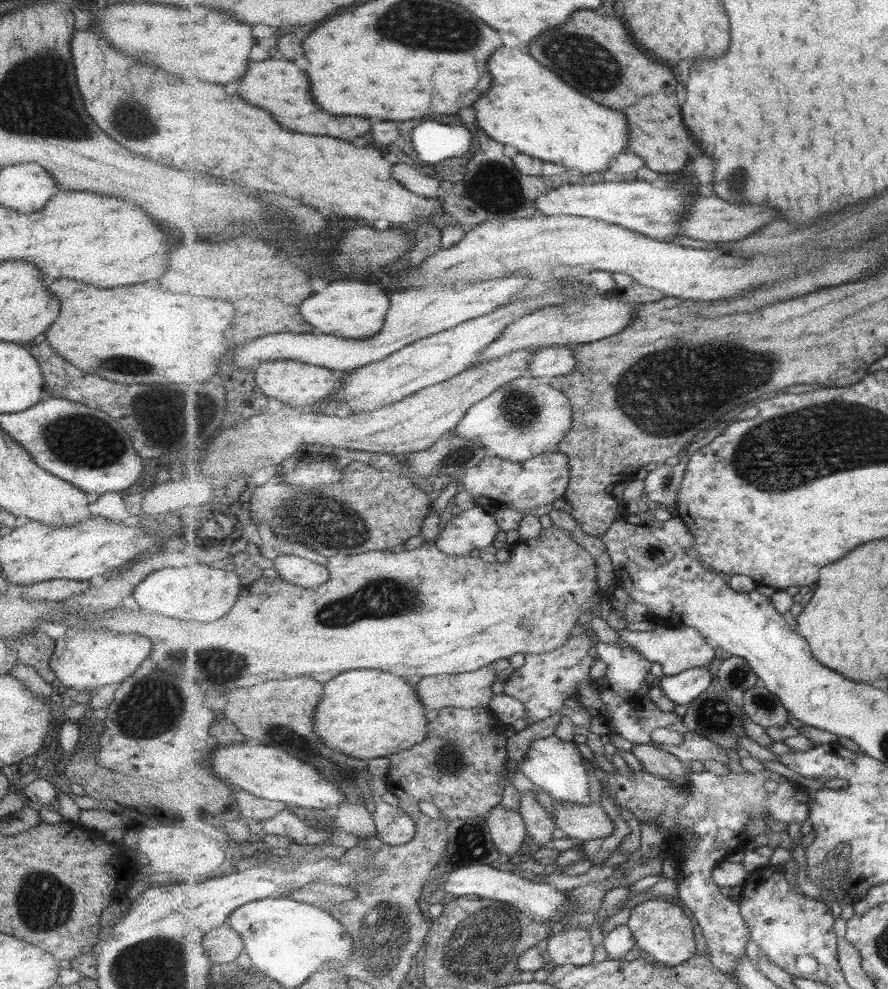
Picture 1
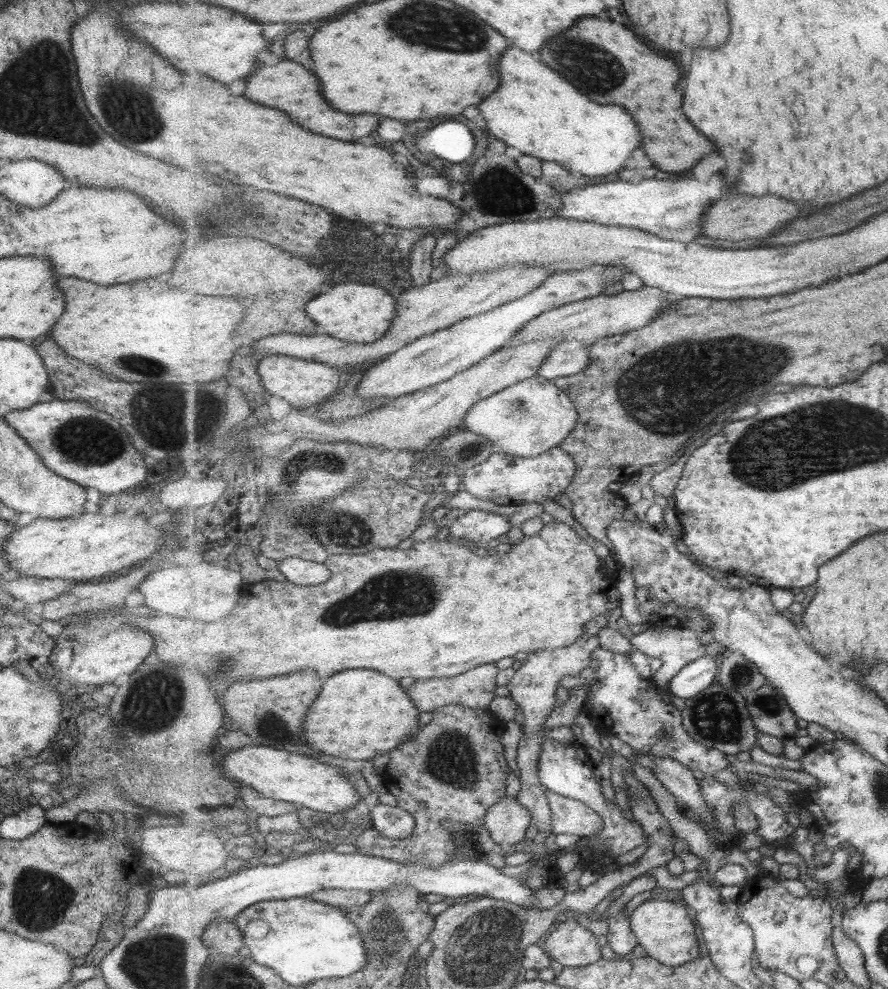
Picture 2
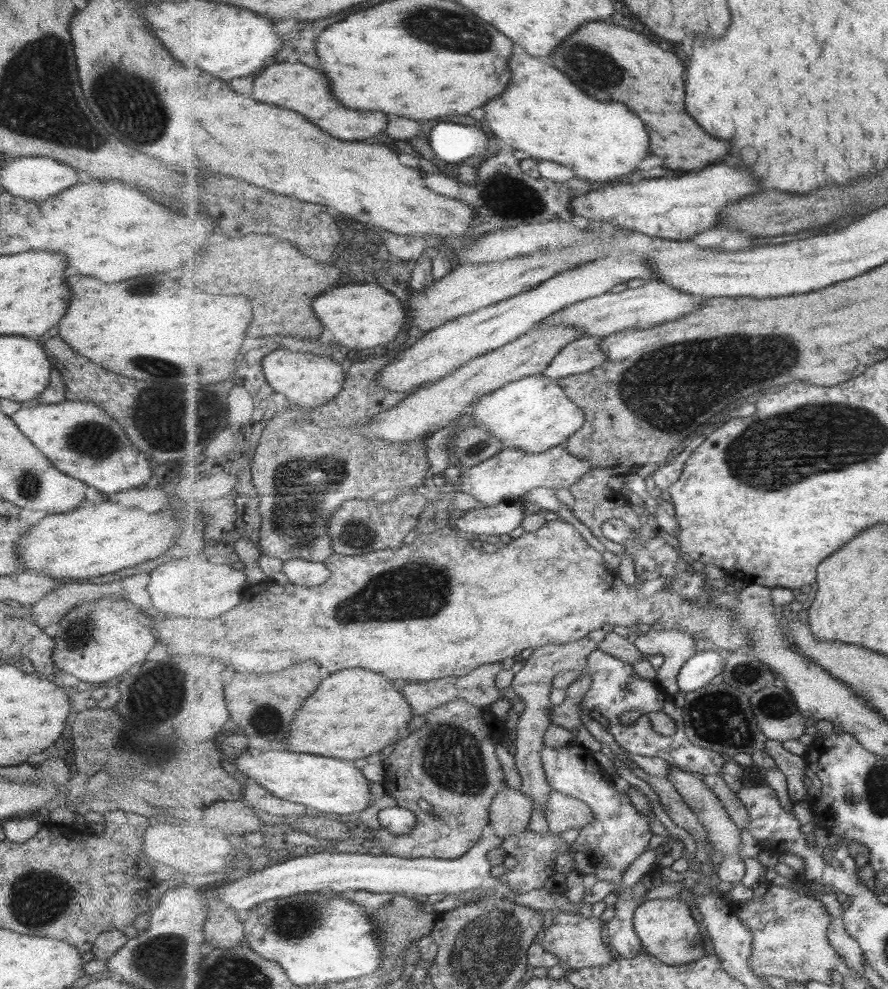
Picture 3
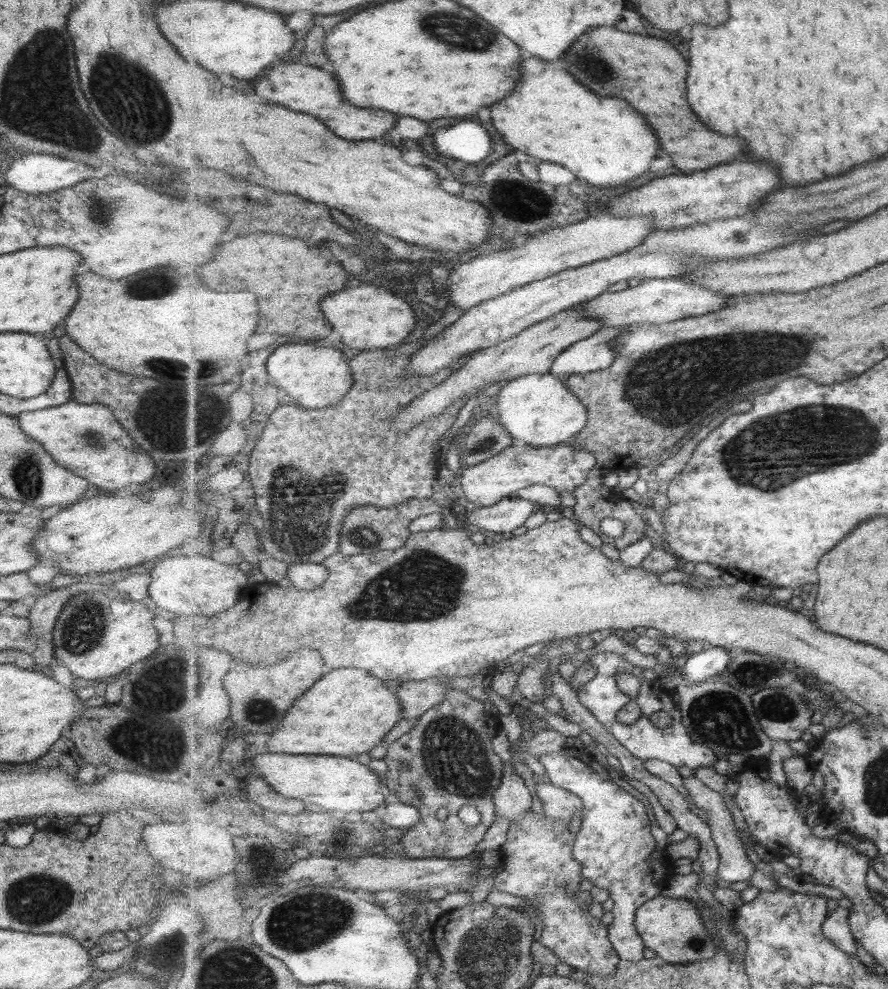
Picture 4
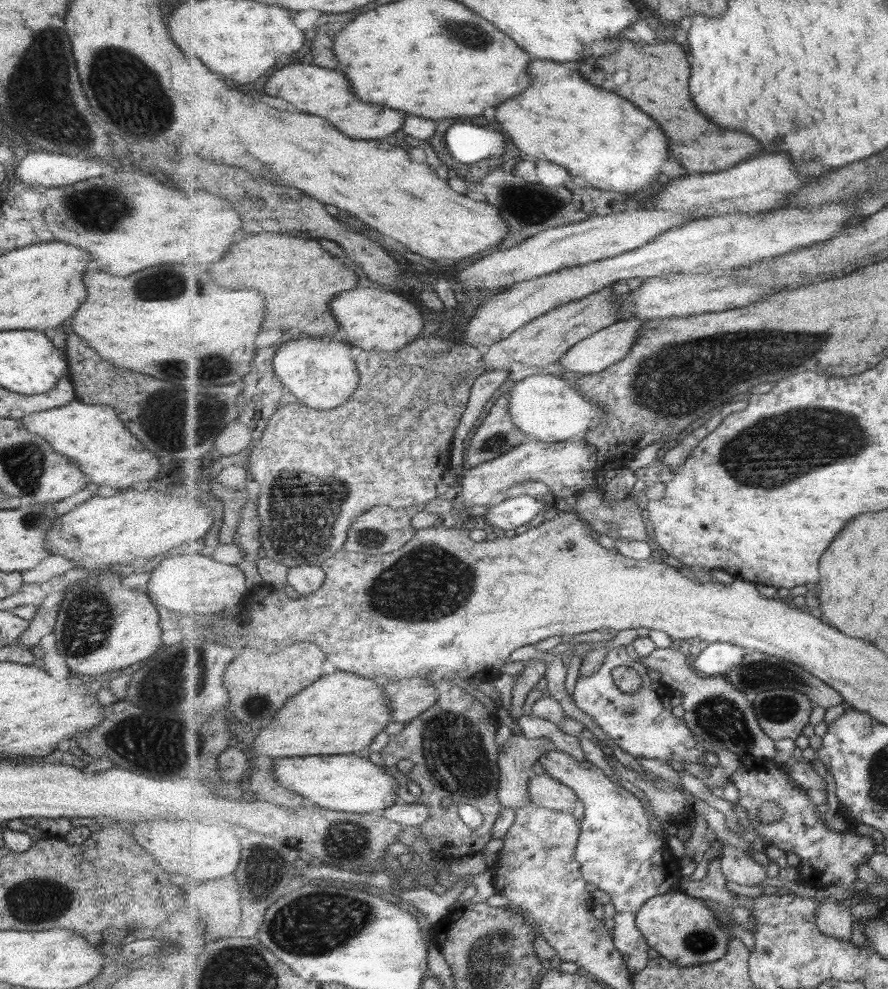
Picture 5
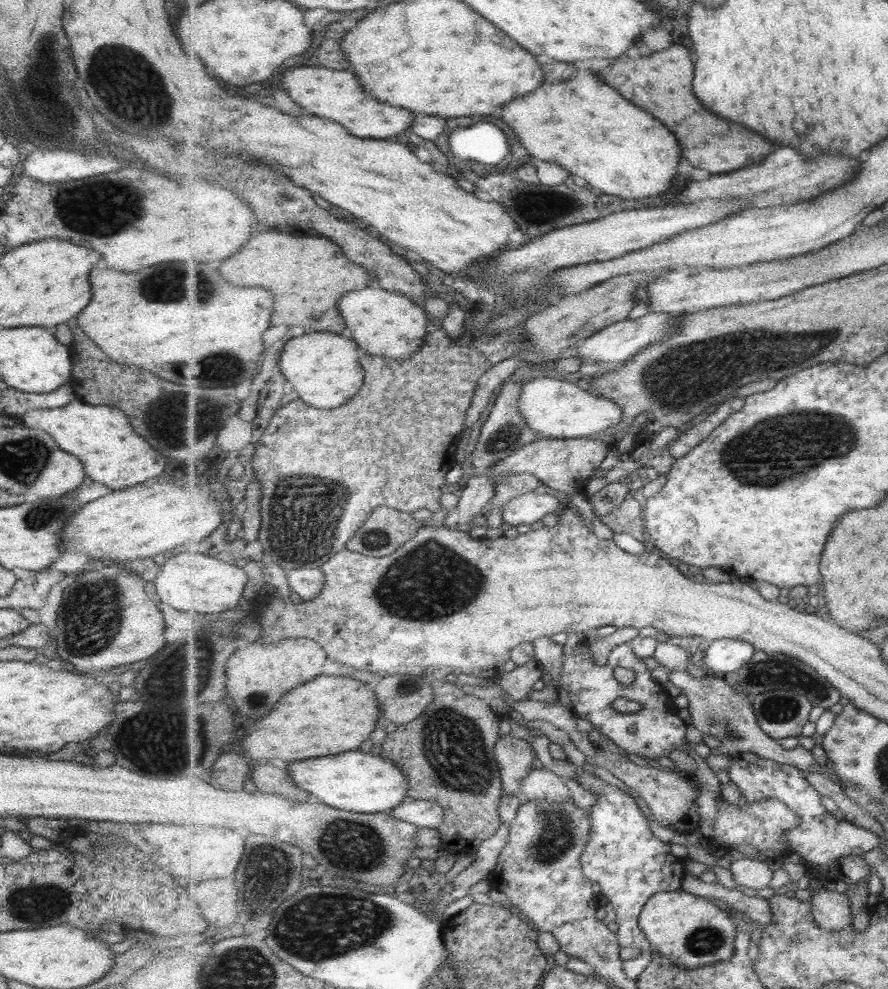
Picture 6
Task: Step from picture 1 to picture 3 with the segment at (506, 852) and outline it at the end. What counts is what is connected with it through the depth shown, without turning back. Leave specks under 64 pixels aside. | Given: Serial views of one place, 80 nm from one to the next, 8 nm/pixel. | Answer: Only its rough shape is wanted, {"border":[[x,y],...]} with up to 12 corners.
{"border":[[505,787],[493,801],[489,828],[503,839],[531,822],[532,798]]}

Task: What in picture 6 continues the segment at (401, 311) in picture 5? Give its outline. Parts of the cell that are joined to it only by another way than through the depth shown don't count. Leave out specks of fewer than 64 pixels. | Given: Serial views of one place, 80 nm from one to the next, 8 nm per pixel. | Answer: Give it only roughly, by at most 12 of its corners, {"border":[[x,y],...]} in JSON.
{"border":[[345,294],[340,311],[361,350],[409,360],[432,322],[410,296]]}

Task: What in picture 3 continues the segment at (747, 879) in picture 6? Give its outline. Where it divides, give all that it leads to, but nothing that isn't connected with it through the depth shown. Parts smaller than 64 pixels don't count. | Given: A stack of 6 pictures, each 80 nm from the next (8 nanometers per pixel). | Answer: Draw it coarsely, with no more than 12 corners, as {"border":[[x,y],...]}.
{"border":[[672,765],[666,776],[707,829],[716,881],[745,876],[742,830],[715,792]]}

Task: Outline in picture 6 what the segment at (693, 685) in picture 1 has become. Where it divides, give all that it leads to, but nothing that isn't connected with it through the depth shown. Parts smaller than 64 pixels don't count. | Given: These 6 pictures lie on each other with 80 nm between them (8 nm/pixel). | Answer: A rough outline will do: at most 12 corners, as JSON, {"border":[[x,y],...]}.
{"border":[[741,638],[710,642],[703,666],[728,676],[757,647]]}

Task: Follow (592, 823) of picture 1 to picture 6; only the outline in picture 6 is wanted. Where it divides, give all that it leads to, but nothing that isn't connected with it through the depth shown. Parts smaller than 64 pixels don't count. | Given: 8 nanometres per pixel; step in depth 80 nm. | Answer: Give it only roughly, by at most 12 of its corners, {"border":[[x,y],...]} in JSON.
{"border":[[536,765],[522,780],[530,802],[571,798],[563,777]]}

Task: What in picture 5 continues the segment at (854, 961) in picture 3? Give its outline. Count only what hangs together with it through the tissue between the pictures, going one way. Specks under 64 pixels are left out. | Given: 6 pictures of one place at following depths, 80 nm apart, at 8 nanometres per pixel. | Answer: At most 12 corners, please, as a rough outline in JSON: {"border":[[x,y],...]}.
{"border":[[824,898],[817,926],[849,941],[855,919],[846,902]]}

